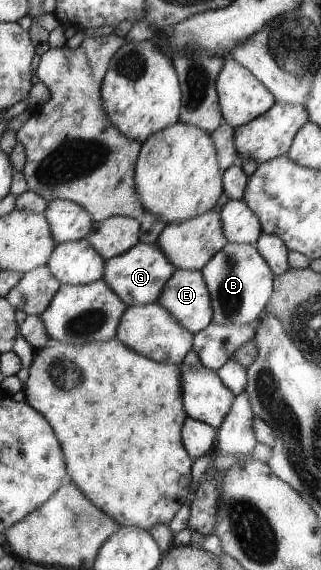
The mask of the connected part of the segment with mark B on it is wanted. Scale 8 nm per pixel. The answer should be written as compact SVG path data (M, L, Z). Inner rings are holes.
M227 243L222 250L212 255L200 273L211 294L212 323L240 327L254 322L266 311L268 299L272 294L274 275L253 244Z

